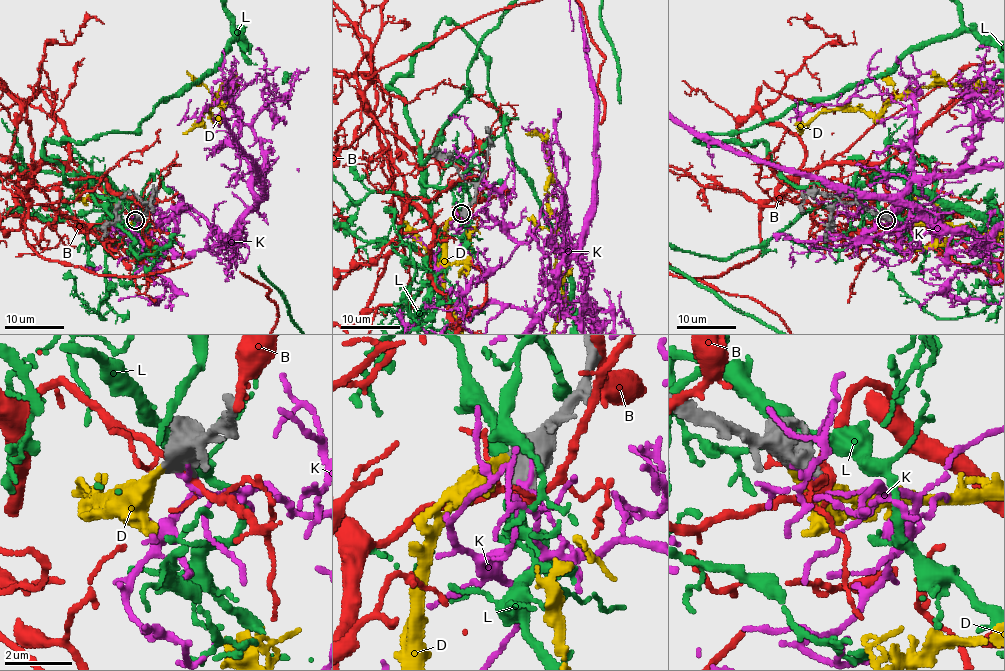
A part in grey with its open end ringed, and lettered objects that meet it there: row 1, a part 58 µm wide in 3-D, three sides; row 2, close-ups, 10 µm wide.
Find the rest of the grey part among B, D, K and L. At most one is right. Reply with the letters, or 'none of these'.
D

